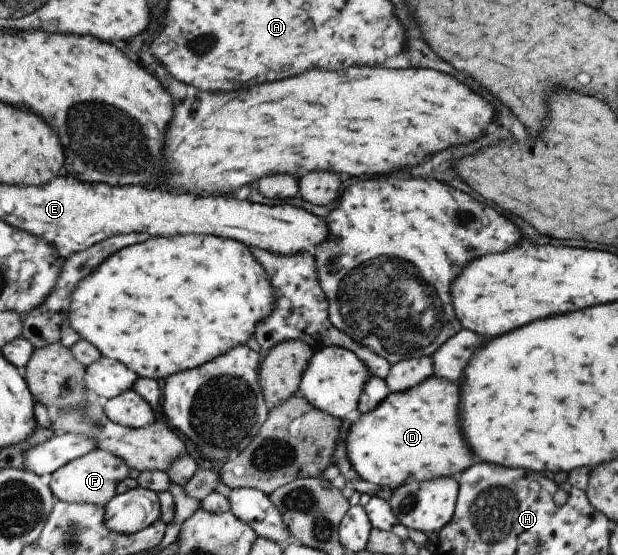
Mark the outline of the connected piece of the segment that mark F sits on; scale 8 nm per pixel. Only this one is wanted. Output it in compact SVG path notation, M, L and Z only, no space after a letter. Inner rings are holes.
M93 450L83 457L65 463L65 465L50 473L51 480L48 488L56 500L65 503L88 503L103 508L116 494L117 485L128 478L128 473L129 467L125 461L121 461L121 458L115 457L109 451Z

